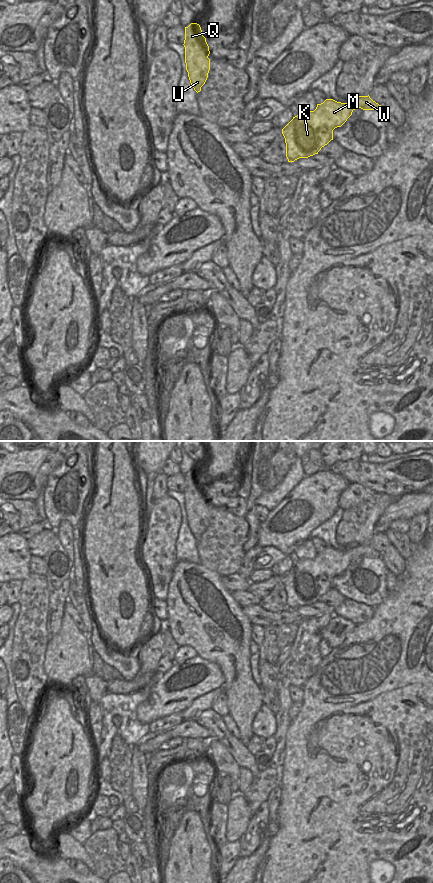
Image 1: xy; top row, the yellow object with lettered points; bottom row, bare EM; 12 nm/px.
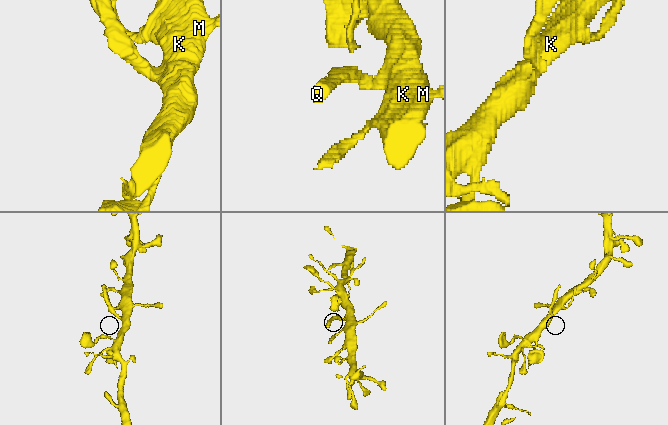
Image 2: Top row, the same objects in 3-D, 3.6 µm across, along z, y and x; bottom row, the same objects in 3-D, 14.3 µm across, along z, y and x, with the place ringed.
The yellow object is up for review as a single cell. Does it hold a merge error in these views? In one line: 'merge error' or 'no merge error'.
no merge error

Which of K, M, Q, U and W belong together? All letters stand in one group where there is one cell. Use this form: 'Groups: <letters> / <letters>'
Groups: K M Q U W.

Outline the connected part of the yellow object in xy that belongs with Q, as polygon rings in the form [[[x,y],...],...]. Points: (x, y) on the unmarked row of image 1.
[[[191,471],[185,475],[183,493],[188,525],[194,538],[198,541],[205,532],[210,518],[209,494],[199,472]]]

